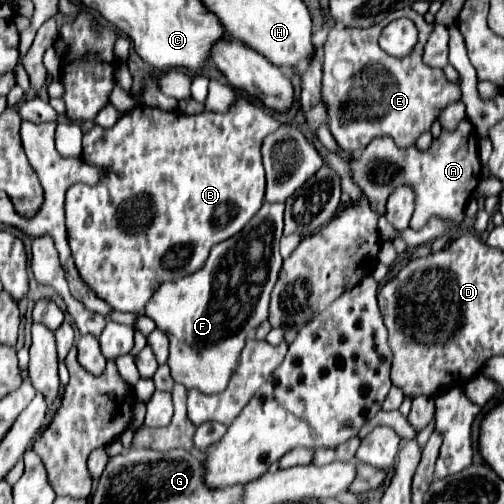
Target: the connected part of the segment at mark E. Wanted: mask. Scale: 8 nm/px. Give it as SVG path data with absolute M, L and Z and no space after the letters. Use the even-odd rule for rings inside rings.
M406 6L406 10L396 10L388 14L386 18L375 24L372 28L358 30L358 28L332 28L328 34L328 40L324 44L324 80L322 80L322 98L326 100L328 108L328 128L336 140L336 144L346 152L354 154L370 144L372 138L376 136L390 136L400 148L414 146L418 136L424 132L430 132L430 126L438 120L438 112L446 108L446 104L454 104L454 100L462 100L462 92L454 82L448 82L440 68L430 68L422 60L422 48L426 46L426 40L430 32L434 30L434 24L428 24L424 16L418 16L415 11ZM398 17L408 17L411 19L418 32L420 40L412 54L404 60L394 58L384 54L384 50L378 46L378 36L380 36L380 26L383 28Z

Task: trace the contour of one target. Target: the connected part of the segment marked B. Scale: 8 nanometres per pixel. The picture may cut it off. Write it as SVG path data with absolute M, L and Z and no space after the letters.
M236 96L234 104L226 112L200 112L200 114L182 114L178 110L164 112L152 106L136 106L130 112L126 112L110 130L104 130L100 126L94 126L84 134L84 160L92 162L98 168L106 168L108 174L96 184L96 186L84 186L84 184L74 184L66 192L66 228L68 228L68 242L74 254L74 262L78 272L82 274L82 280L96 292L98 298L108 302L114 310L120 312L142 312L144 306L148 304L150 296L158 290L162 282L168 280L180 280L198 268L208 258L208 252L214 244L224 242L226 238L238 234L244 224L258 212L258 208L264 202L264 168L262 168L262 156L260 156L260 146L262 138L274 130L280 128L280 122L276 120L274 112L270 108L262 108L254 100L246 96Z

